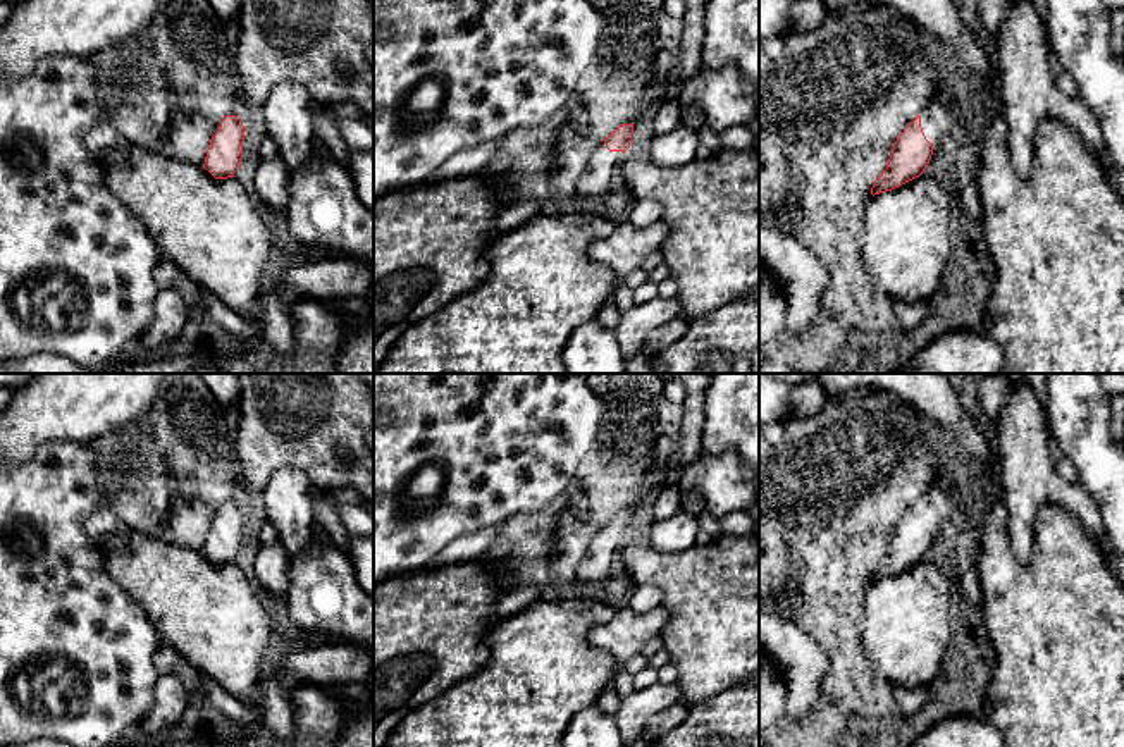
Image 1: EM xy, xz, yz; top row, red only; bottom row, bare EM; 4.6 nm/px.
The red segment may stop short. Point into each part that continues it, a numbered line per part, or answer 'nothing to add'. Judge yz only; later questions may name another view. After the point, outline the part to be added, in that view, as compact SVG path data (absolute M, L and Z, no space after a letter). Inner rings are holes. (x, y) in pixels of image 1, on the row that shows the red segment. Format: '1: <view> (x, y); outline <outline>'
1: yz (945, 112); outline M940 90L928 110L921 114L921 127L929 143L948 134L962 117L960 100L952 90Z

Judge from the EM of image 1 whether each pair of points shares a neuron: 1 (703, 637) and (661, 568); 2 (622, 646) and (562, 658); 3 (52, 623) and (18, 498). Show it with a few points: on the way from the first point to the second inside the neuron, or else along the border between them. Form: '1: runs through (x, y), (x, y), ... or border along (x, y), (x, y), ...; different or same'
1: runs through (703, 620), (703, 610), (679, 586); same
2: border along (613, 611), (587, 641), (605, 649), (618, 672); different
3: runs through (54, 592), (54, 534), (49, 529); same

